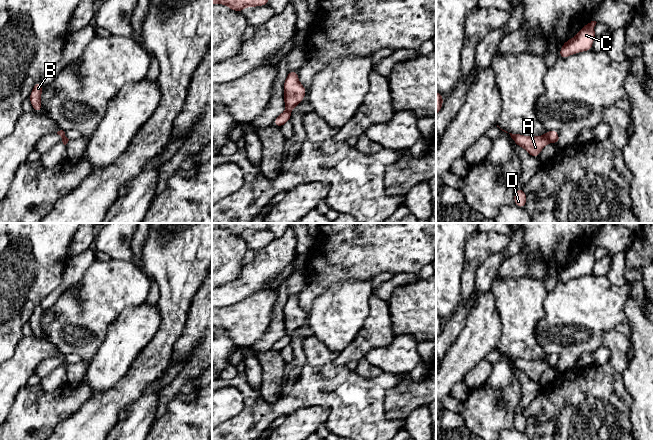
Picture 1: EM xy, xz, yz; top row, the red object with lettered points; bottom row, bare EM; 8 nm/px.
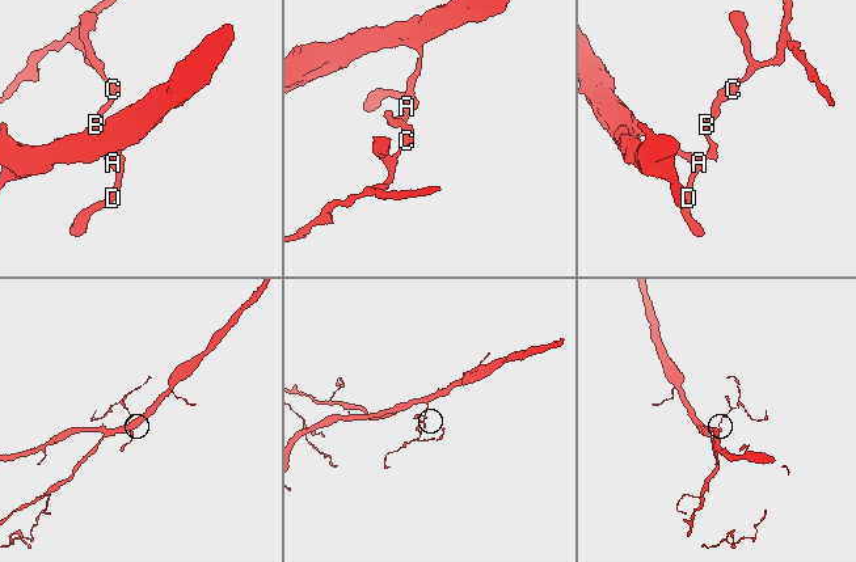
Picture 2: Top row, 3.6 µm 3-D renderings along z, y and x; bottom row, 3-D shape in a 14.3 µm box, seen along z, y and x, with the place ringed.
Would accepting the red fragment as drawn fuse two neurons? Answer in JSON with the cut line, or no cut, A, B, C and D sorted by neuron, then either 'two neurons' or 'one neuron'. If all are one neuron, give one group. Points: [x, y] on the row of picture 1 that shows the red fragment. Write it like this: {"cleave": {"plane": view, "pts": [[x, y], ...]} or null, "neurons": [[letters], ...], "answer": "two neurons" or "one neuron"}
{"cleave": {"plane": "yz", "pts": [[545, 135], [549, 141]]}, "neurons": [["A", "D"], ["B", "C"]], "answer": "two neurons"}

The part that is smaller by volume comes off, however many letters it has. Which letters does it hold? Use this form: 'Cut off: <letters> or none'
Cut off: B, C

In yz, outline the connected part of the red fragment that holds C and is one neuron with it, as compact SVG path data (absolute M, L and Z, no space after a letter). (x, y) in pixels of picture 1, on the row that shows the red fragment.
M591 21L585 24L575 37L564 42L558 58L565 59L573 54L592 50L593 41L596 37L594 32L596 23L596 21Z

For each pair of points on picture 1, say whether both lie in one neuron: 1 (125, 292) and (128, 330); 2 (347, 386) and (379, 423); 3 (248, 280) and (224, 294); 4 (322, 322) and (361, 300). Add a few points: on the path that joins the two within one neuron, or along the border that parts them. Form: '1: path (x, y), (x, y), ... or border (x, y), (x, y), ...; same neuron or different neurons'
1: border (145, 301), (140, 305), (126, 307), (110, 324); different neurons
2: path (351, 395), (370, 414); same neuron
3: path (242, 284), (230, 293); same neuron
4: path (332, 319), (351, 300); same neuron

